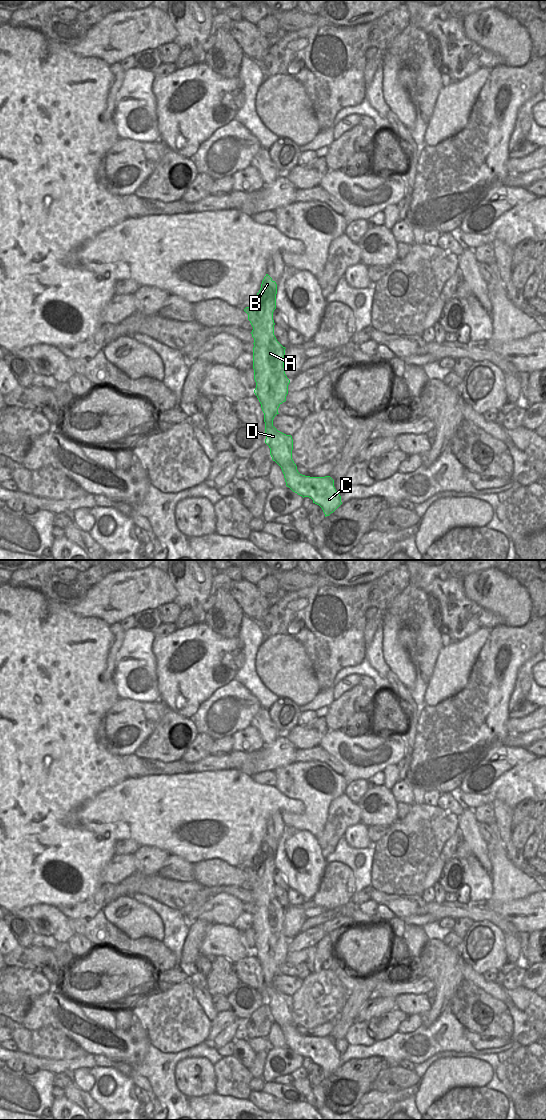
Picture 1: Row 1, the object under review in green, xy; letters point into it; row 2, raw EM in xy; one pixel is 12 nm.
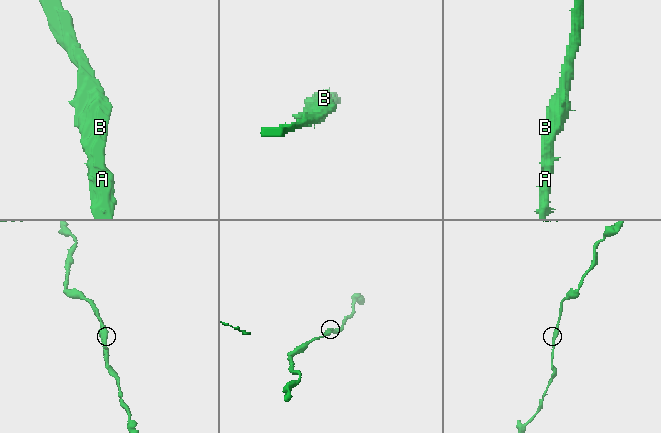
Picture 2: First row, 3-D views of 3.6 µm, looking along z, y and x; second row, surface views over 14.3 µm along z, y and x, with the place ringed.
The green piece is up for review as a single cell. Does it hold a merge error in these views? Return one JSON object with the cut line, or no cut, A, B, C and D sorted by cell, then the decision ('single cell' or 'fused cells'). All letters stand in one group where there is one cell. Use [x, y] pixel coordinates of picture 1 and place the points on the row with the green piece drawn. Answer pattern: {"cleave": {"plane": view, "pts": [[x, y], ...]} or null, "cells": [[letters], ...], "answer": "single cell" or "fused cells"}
{"cleave": null, "cells": [["A", "B", "C", "D"]], "answer": "single cell"}

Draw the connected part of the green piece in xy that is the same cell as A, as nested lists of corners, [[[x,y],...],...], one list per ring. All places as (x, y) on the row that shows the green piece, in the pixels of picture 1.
[[[266,274],[262,281],[259,292],[253,298],[250,306],[244,309],[244,311],[248,314],[248,320],[253,327],[251,334],[254,338],[253,369],[254,380],[256,382],[254,393],[257,396],[264,413],[266,435],[265,443],[270,448],[272,460],[275,461],[282,469],[286,486],[303,498],[311,498],[313,503],[319,505],[322,508],[326,517],[333,513],[342,504],[341,496],[334,487],[334,480],[330,476],[310,477],[300,474],[297,470],[296,464],[292,459],[292,436],[278,431],[273,426],[273,419],[277,414],[279,414],[279,406],[286,401],[288,385],[290,383],[290,380],[285,374],[284,368],[284,356],[286,348],[277,341],[274,335],[275,323],[273,320],[273,312],[276,309],[276,294],[276,282],[273,281],[268,274]]]

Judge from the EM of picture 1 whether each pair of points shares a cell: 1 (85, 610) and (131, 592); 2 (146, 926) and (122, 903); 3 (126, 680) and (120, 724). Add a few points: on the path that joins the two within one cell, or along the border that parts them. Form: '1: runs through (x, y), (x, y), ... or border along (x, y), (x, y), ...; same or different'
1: runs through (96, 603), (103, 600), (111, 600), (120, 594); same
2: runs through (140, 921), (126, 909); same
3: border along (119, 697), (140, 700), (146, 703); different

